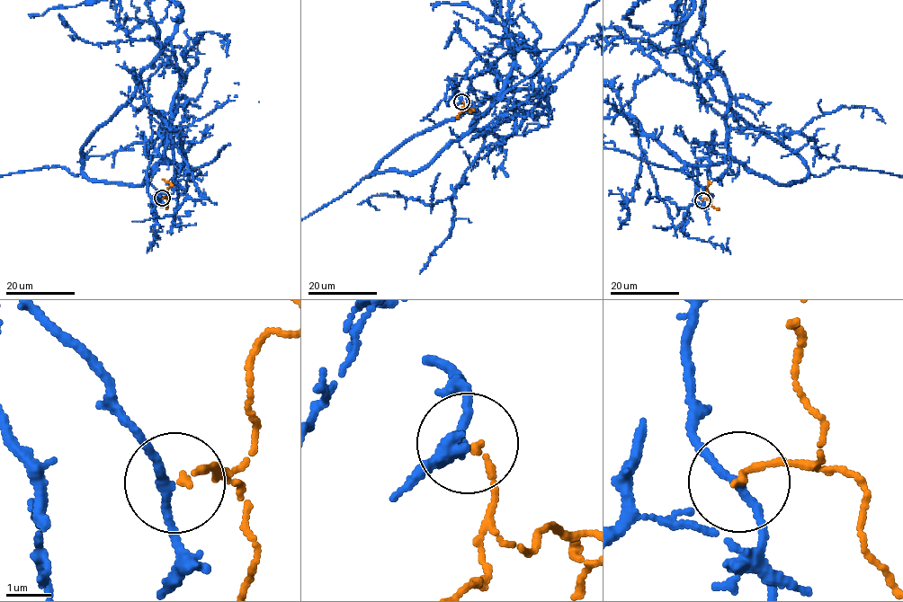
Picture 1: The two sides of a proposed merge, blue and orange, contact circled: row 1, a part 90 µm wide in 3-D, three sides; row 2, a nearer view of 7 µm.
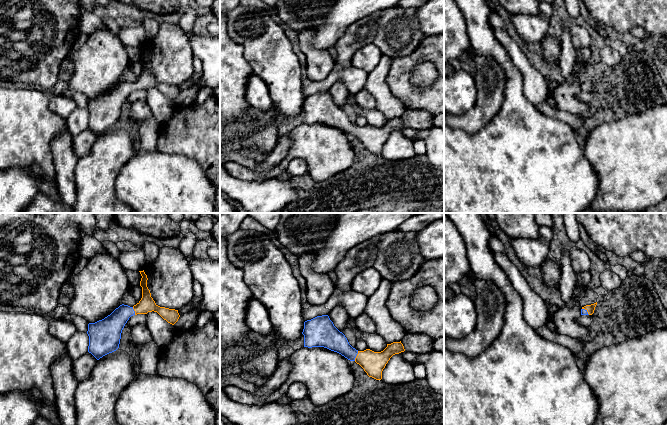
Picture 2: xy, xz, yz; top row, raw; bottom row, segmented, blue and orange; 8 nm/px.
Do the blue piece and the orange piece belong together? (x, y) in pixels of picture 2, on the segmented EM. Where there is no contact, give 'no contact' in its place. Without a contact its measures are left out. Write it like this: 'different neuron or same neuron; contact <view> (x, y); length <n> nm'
same neuron; contact xz (356, 355); length 90 nm

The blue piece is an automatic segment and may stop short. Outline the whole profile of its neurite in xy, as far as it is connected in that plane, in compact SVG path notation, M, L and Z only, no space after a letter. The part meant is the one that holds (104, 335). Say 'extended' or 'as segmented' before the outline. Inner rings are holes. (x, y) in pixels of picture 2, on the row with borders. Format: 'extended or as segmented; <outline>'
extended; M144 270L139 272L142 276L140 281L141 300L133 307L122 304L104 319L88 324L88 352L97 360L119 348L122 330L131 316L154 311L172 325L180 317L178 310L160 307L155 303L147 287L147 275Z

